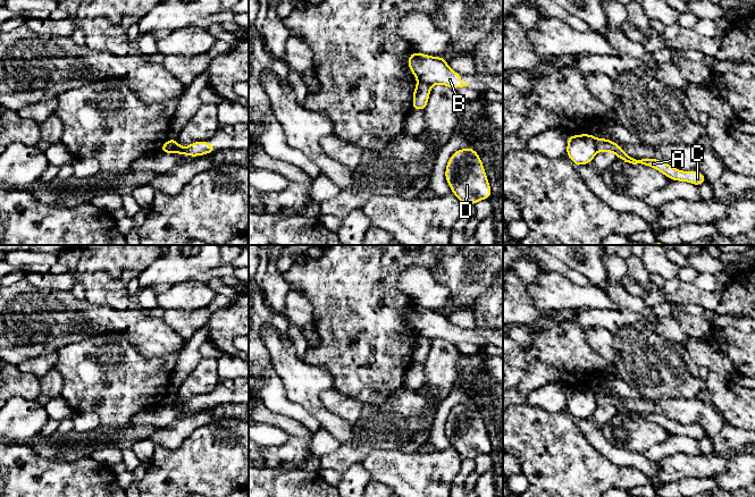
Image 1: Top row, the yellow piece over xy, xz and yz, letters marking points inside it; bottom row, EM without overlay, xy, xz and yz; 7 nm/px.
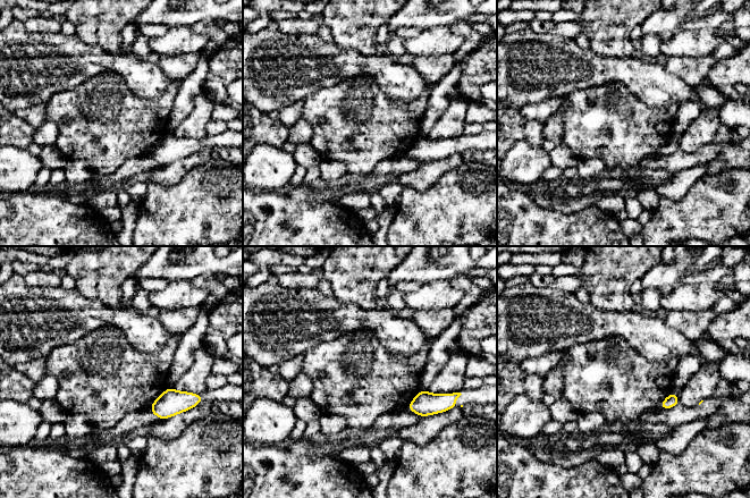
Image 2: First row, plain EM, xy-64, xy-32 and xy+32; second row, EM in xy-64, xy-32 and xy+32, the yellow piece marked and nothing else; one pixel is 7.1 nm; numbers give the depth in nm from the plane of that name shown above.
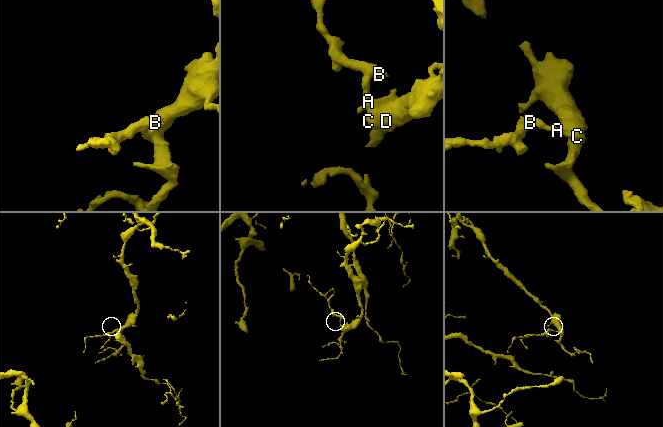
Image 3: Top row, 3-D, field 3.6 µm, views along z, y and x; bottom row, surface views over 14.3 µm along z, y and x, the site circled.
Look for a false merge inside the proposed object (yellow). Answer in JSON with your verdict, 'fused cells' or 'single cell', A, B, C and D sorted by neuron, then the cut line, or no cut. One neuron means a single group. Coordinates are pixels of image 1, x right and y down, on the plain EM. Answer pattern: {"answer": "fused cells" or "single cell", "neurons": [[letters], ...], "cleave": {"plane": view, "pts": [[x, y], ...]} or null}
{"answer": "fused cells", "neurons": [["A", "C", "D"], ["B"]], "cleave": {"plane": "xy", "pts": [[175, 393], [175, 399], [165, 406]]}}

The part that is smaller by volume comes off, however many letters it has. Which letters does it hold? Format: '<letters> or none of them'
B

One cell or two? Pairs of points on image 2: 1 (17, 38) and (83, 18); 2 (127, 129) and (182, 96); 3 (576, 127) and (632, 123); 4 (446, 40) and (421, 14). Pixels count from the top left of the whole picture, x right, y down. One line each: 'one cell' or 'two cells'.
1: two cells
2: two cells
3: one cell
4: two cells

